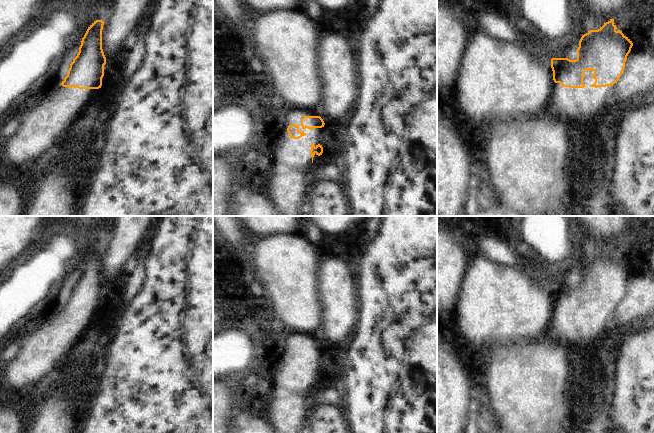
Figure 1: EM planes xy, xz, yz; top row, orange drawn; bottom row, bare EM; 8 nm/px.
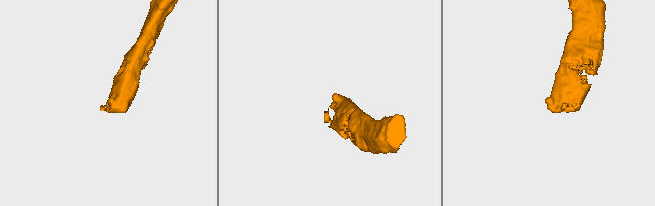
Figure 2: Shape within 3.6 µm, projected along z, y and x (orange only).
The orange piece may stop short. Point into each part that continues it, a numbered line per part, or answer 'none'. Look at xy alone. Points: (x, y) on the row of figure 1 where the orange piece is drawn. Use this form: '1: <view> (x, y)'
1: xy (54, 118).

